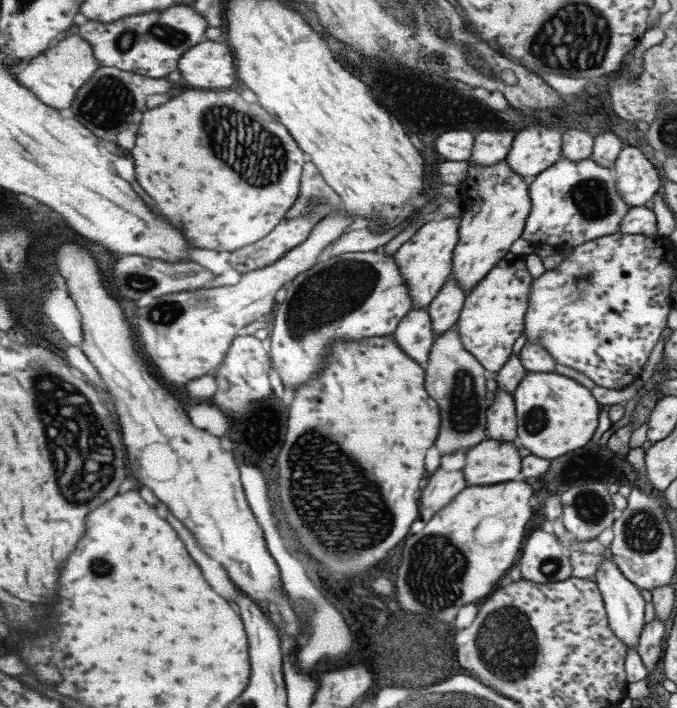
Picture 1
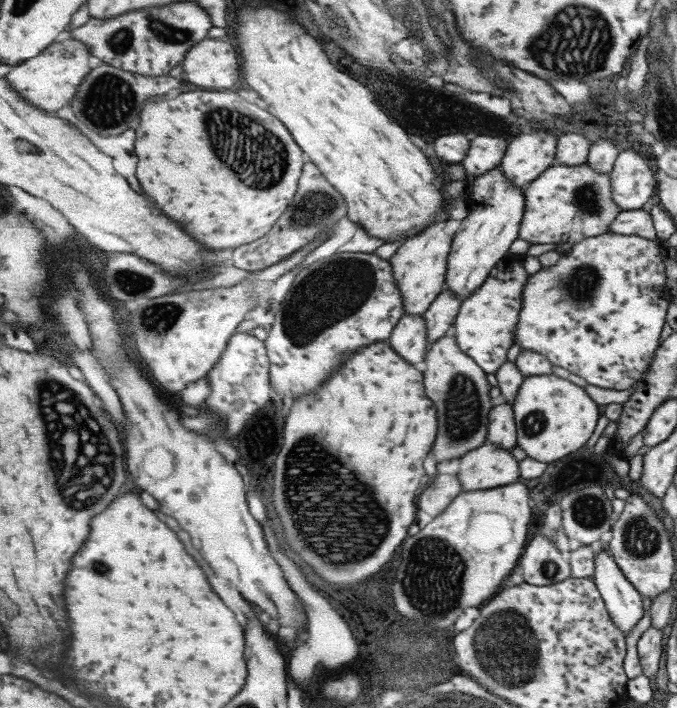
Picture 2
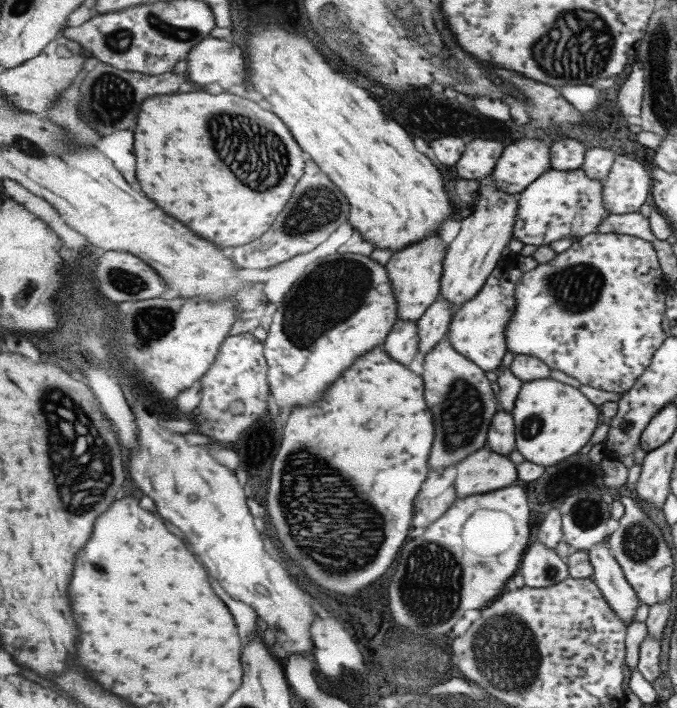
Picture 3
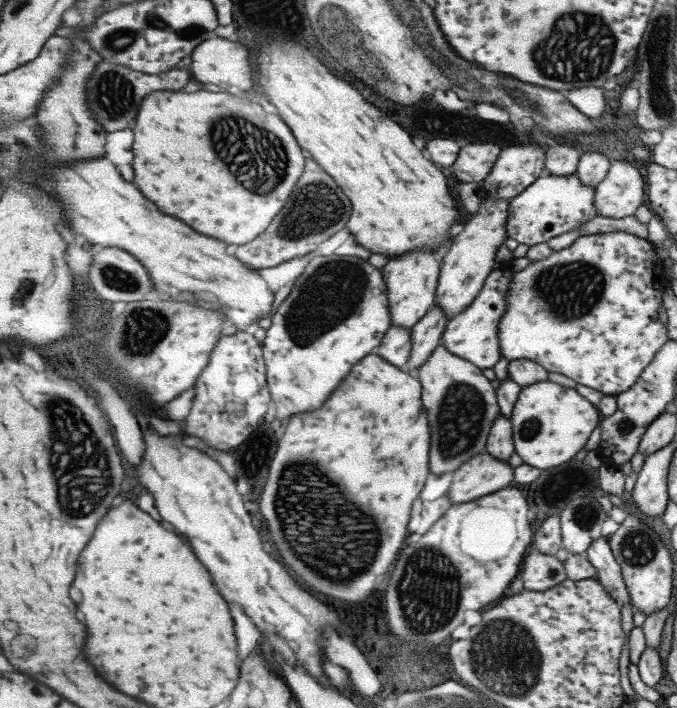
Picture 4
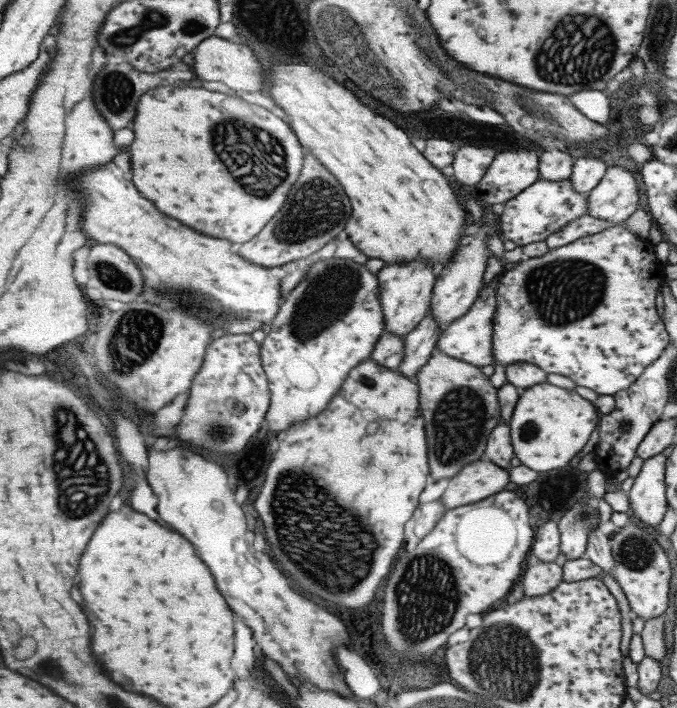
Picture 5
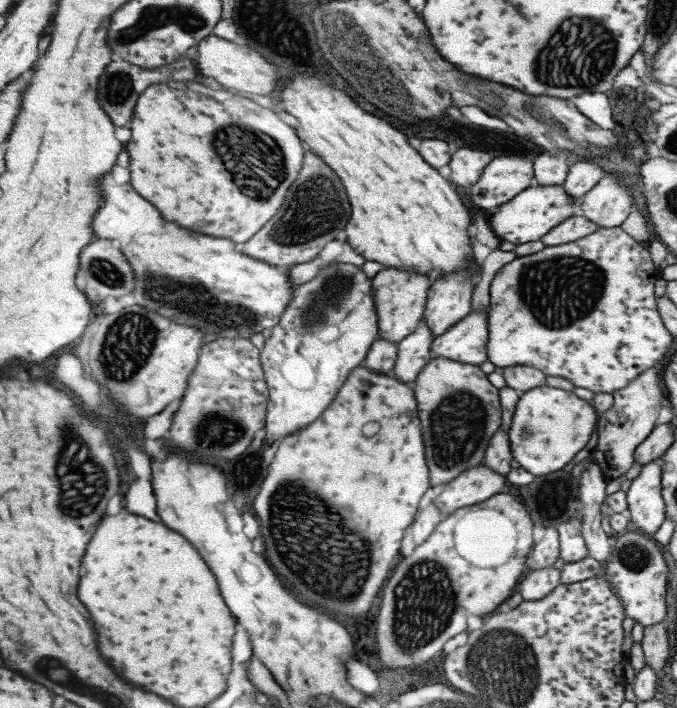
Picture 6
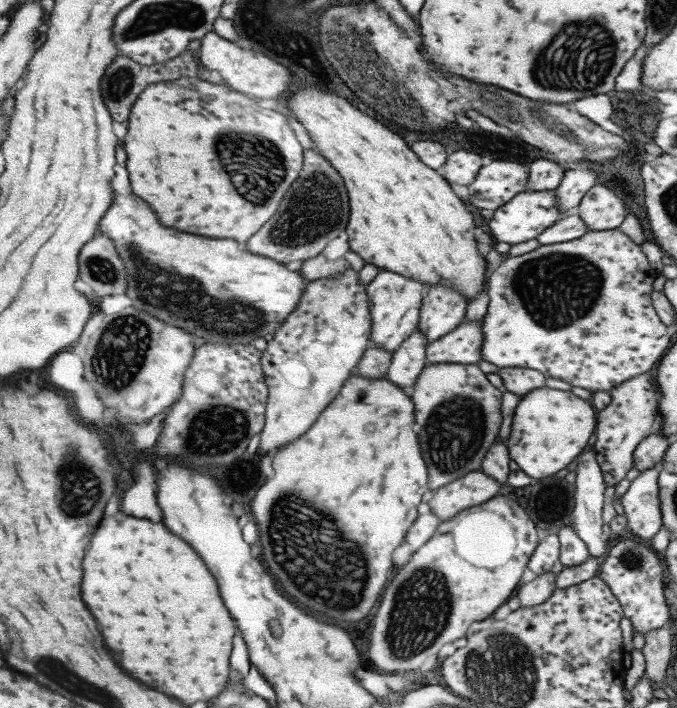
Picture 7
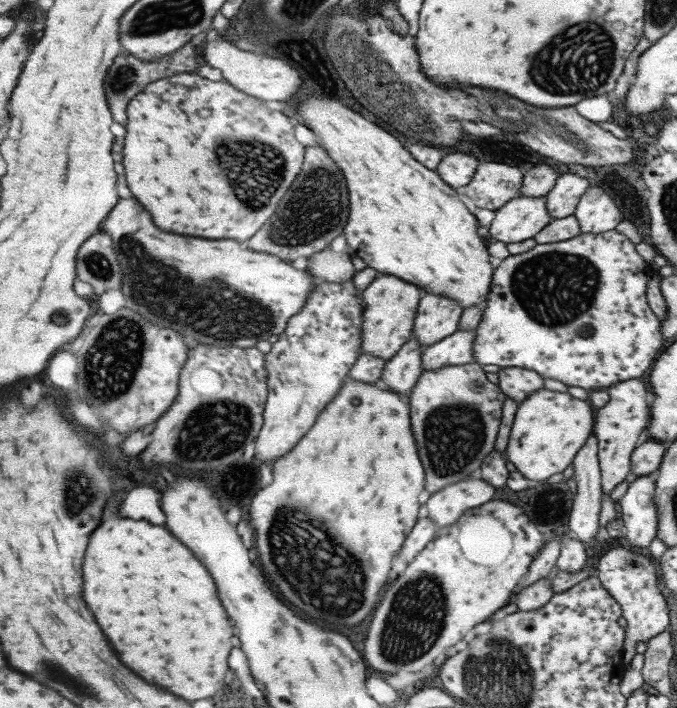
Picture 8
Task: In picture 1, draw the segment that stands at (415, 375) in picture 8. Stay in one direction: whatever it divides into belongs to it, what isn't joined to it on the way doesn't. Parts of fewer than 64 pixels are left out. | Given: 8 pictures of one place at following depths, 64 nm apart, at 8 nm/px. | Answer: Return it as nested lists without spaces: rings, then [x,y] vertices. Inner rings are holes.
[[[449,277],[448,284],[433,299],[428,311],[433,320],[436,338],[458,324],[467,300],[467,293],[457,282],[457,277]]]

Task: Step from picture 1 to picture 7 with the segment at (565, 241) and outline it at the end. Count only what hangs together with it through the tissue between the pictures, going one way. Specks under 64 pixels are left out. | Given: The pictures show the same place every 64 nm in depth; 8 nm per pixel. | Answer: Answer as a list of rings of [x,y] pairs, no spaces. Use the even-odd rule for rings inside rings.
[[[556,190],[525,191],[494,211],[491,220],[485,226],[495,241],[515,245],[537,239],[541,233],[557,224],[565,216],[567,216],[566,212],[562,211],[558,205],[558,192]]]

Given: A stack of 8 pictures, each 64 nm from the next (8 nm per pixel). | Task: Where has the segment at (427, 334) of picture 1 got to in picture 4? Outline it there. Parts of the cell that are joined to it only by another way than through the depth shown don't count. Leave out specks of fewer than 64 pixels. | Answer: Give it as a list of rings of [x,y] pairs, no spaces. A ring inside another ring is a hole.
[[[392,326],[375,352],[395,366],[405,366],[412,358],[412,328]]]

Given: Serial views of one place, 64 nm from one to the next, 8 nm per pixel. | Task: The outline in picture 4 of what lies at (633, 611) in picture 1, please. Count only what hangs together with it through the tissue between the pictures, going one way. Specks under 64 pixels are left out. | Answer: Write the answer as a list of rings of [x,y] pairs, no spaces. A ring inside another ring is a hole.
[[[609,537],[598,538],[587,550],[586,555],[588,559],[593,563],[593,566],[597,568],[598,574],[597,579],[600,583],[608,590],[608,593],[621,605],[625,604],[631,605],[631,608],[634,609],[632,604],[632,596],[627,588],[627,583],[625,582],[623,576],[622,566],[618,563],[616,556],[614,555],[612,546],[610,545]]]

